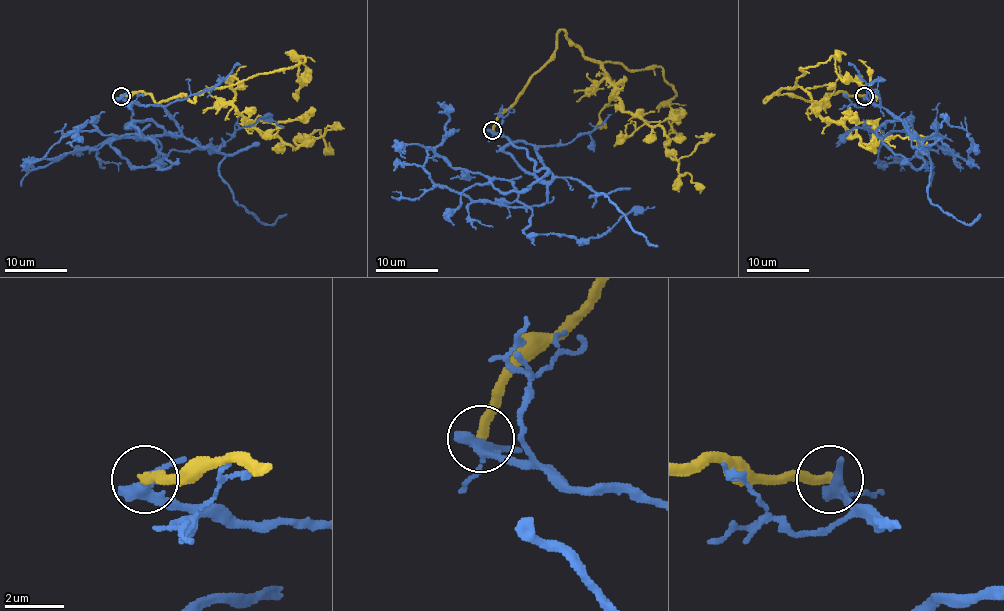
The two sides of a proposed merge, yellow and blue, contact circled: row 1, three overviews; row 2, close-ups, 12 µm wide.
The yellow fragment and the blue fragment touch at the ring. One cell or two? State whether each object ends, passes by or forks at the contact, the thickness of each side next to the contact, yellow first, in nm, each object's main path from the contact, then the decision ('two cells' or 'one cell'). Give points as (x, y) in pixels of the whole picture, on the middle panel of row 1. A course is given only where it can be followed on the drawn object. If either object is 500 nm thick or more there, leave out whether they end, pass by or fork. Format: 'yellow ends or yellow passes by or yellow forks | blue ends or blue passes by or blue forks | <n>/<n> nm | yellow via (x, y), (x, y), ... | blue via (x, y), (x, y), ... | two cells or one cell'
yellow ends | blue forks | 320/320 nm | yellow via (492, 130), (553, 53), (562, 30), (586, 57), (597, 60), (625, 111), (663, 130), (678, 172), (705, 188) | blue via (492, 130), (531, 144), (551, 174), (547, 201), (526, 208), (525, 233), (598, 238), (631, 211), (655, 207) | two cells

